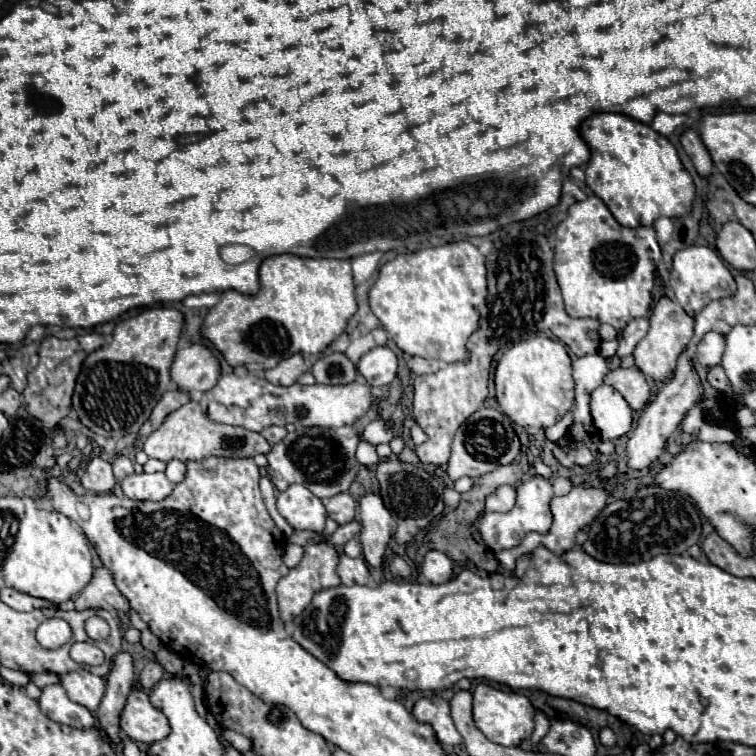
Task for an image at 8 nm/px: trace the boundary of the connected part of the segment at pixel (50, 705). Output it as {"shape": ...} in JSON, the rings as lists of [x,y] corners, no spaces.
{"shape":[[[59,684],[43,688],[39,706],[41,706],[41,712],[47,718],[55,720],[57,724],[65,724],[77,730],[87,730],[95,726],[95,716],[81,704],[71,702]]]}

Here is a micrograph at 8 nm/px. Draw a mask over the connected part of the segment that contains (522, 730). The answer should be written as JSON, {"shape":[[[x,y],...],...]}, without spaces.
{"shape":[[[479,682],[473,690],[473,718],[477,728],[495,744],[519,746],[523,740],[531,738],[535,728],[535,706],[525,694],[513,690],[501,690],[491,684]]]}

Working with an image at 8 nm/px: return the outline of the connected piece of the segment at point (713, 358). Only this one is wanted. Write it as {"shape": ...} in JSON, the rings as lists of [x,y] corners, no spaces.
{"shape":[[[709,332],[697,344],[697,360],[699,360],[699,364],[703,364],[705,368],[713,368],[713,366],[721,364],[723,348],[725,348],[725,338],[721,334],[717,334],[717,332]]]}

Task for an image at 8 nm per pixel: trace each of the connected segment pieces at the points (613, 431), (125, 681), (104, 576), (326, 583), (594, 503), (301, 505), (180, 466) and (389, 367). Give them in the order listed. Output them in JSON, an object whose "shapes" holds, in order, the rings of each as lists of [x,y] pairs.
{"shapes":[[[[601,384],[591,394],[591,416],[601,440],[617,440],[631,430],[633,410],[611,386]]],[[[119,652],[113,660],[113,668],[107,676],[107,692],[97,710],[97,720],[101,730],[107,734],[111,744],[121,742],[121,728],[119,728],[119,714],[125,708],[127,696],[133,688],[133,664],[127,652]]],[[[97,568],[93,574],[93,580],[85,586],[85,590],[75,600],[75,610],[89,610],[89,608],[103,608],[103,610],[117,610],[123,614],[129,614],[129,602],[127,598],[117,590],[113,584],[113,576],[107,568]]],[[[317,542],[317,544],[307,544],[305,554],[301,558],[301,562],[289,570],[287,576],[283,576],[275,588],[277,592],[277,604],[279,604],[279,616],[285,624],[293,622],[295,616],[299,616],[303,612],[303,608],[307,608],[307,604],[311,604],[313,596],[323,590],[323,588],[331,588],[331,586],[339,586],[341,578],[337,576],[335,568],[339,562],[339,554],[335,550],[333,544],[327,542]]],[[[573,486],[573,490],[571,490],[567,496],[553,498],[553,500],[551,500],[551,512],[553,512],[553,526],[551,526],[551,530],[549,530],[547,534],[533,534],[533,532],[529,532],[529,534],[523,538],[523,542],[521,542],[519,546],[515,546],[515,548],[511,548],[511,550],[501,550],[501,552],[497,552],[495,558],[499,560],[501,568],[513,574],[513,570],[515,570],[515,560],[517,560],[519,556],[523,556],[523,554],[531,554],[535,548],[541,548],[541,546],[547,548],[547,550],[551,550],[551,552],[555,552],[557,556],[563,554],[563,552],[567,552],[567,550],[571,550],[571,548],[575,546],[575,534],[577,534],[581,528],[589,526],[589,524],[593,522],[593,518],[603,510],[603,506],[607,504],[609,492],[611,492],[611,490],[607,490],[607,488],[603,488],[603,486],[599,486],[599,488],[587,488],[587,490],[581,488],[581,486]]],[[[291,484],[277,496],[277,510],[295,530],[321,532],[325,528],[327,512],[323,502],[301,484]]],[[[171,460],[171,462],[167,462],[167,470],[165,470],[165,476],[173,482],[173,484],[177,484],[177,482],[181,482],[183,478],[185,478],[185,464],[181,462],[181,460]]],[[[377,346],[359,360],[357,372],[367,380],[369,386],[389,386],[397,376],[397,356],[387,346]]]]}

